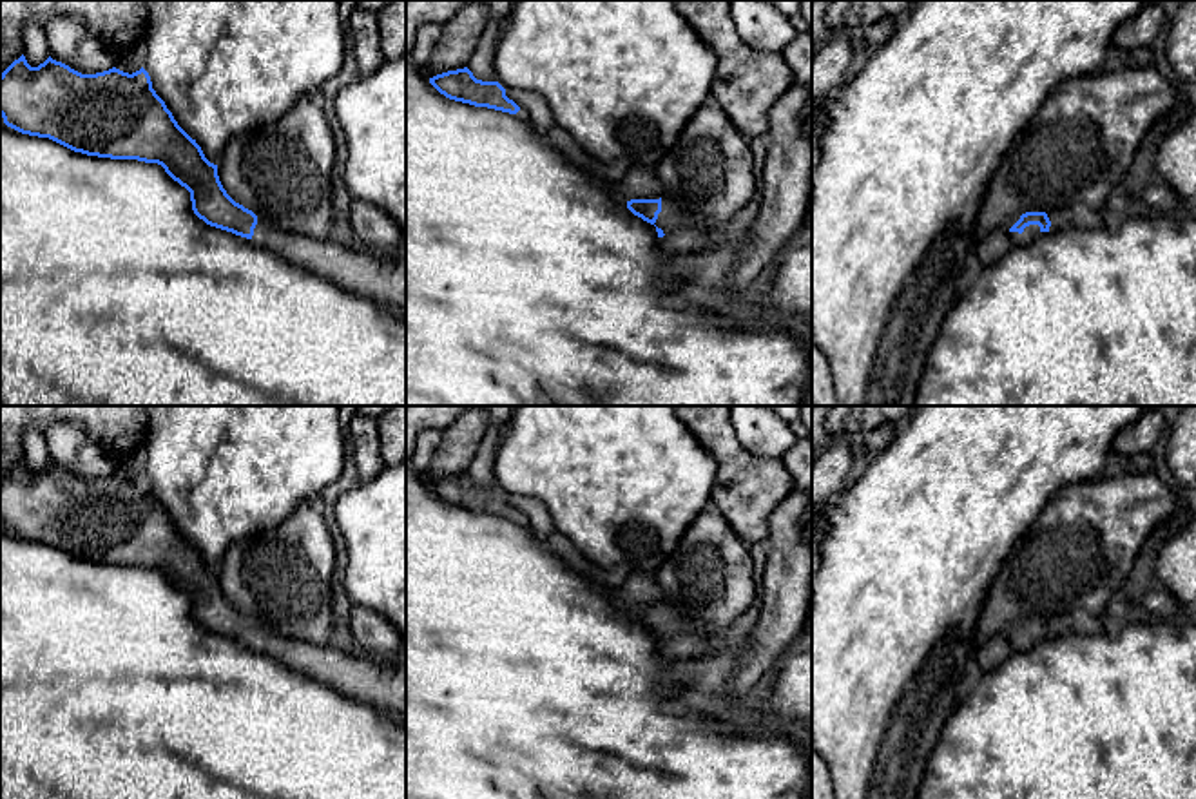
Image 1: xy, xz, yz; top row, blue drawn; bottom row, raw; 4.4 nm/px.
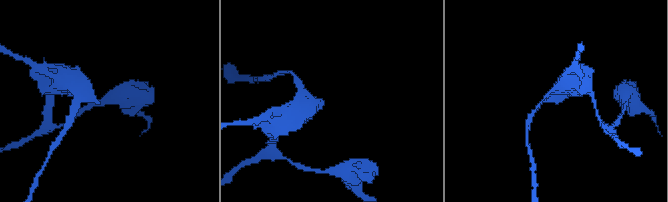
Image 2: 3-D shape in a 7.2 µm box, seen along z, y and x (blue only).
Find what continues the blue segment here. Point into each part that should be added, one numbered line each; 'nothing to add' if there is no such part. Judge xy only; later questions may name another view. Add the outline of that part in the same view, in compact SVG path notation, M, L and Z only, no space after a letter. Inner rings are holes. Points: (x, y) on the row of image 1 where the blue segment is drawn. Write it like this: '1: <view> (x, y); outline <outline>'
1: xy (381, 278); outline M261 221L254 228L252 241L406 319L404 252L348 250L335 241L286 234Z

